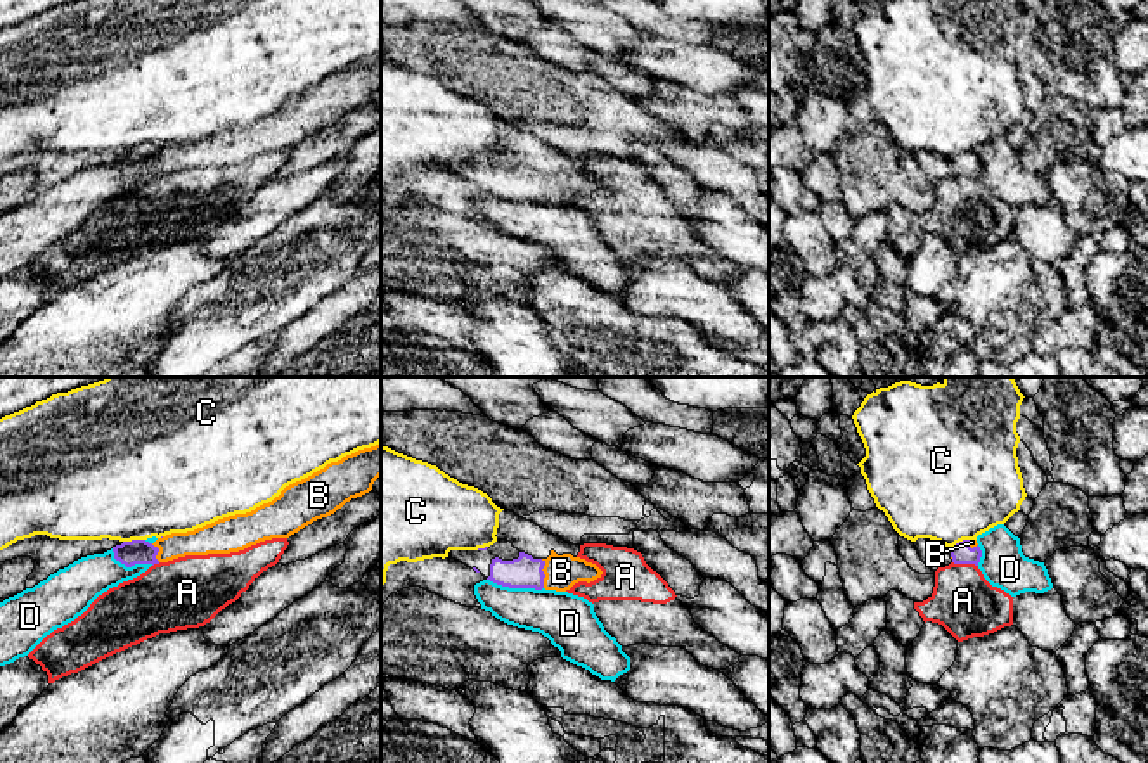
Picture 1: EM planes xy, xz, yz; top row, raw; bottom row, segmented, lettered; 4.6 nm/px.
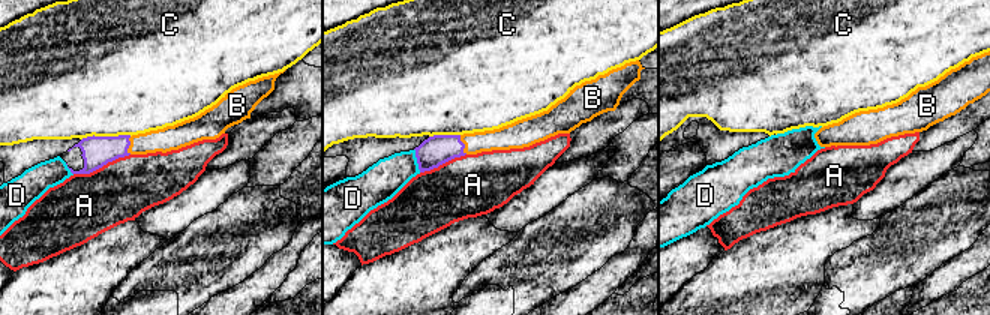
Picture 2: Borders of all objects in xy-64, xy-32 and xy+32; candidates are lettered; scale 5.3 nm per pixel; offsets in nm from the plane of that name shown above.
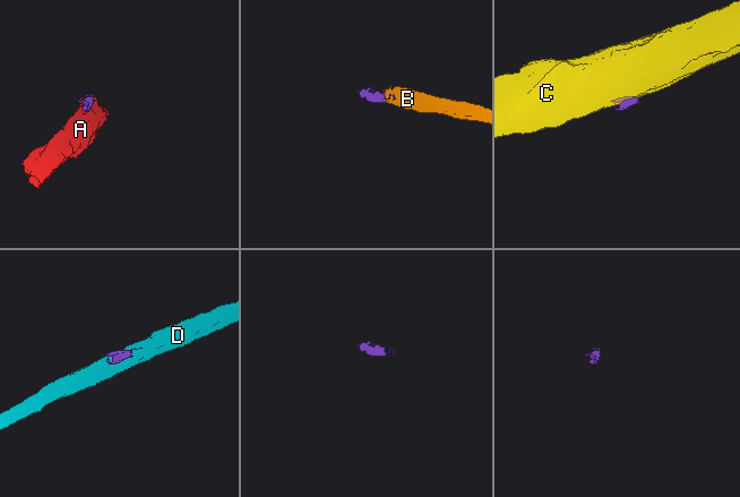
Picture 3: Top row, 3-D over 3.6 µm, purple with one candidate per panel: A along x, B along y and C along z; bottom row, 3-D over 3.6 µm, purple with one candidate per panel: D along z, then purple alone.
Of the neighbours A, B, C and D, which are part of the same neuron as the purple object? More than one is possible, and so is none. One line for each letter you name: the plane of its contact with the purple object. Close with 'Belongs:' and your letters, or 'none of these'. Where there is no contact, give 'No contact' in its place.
B: Touches purple in xz
Belongs: B

